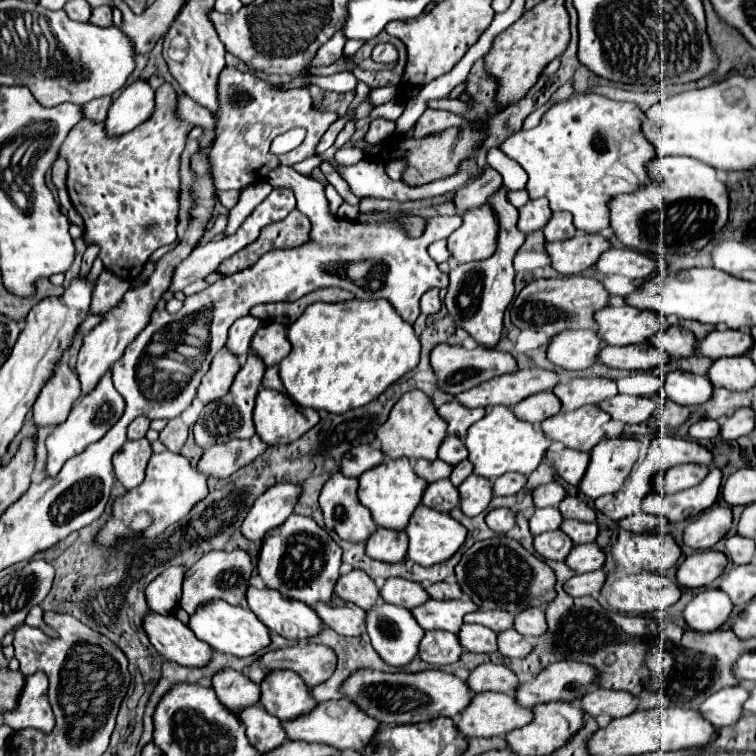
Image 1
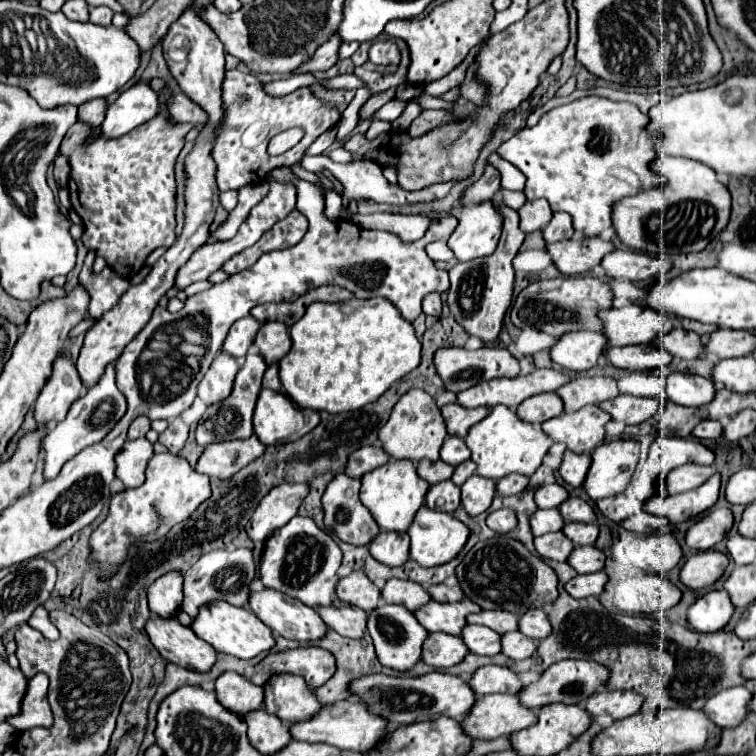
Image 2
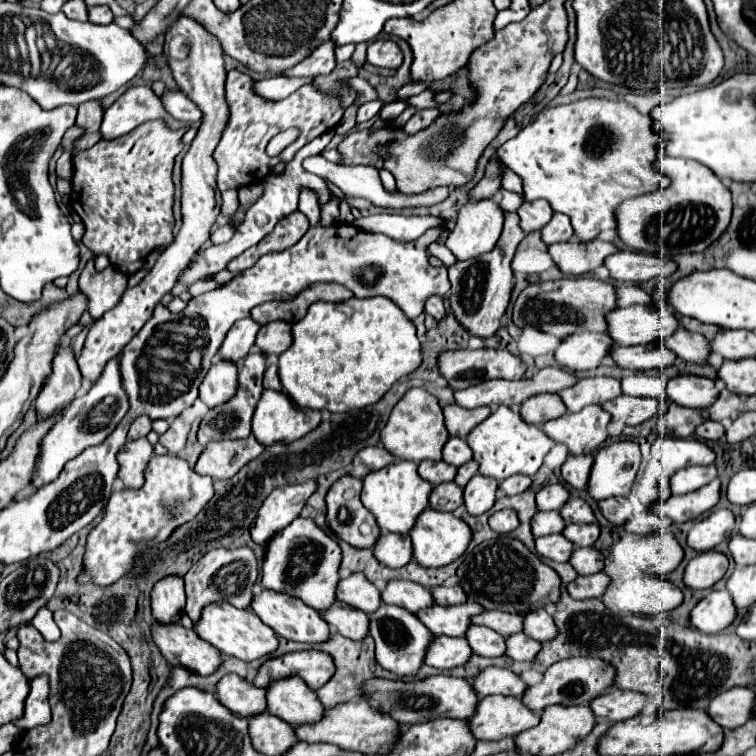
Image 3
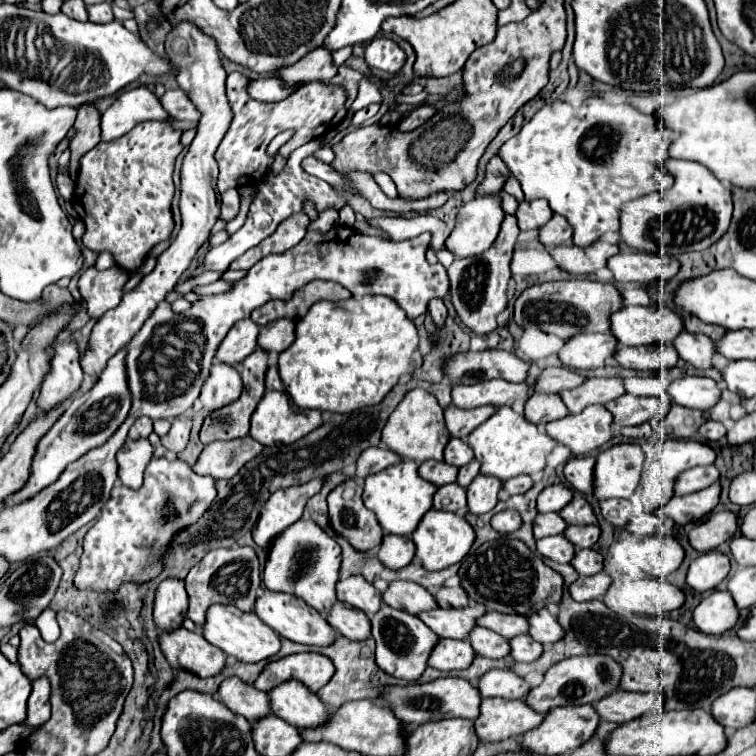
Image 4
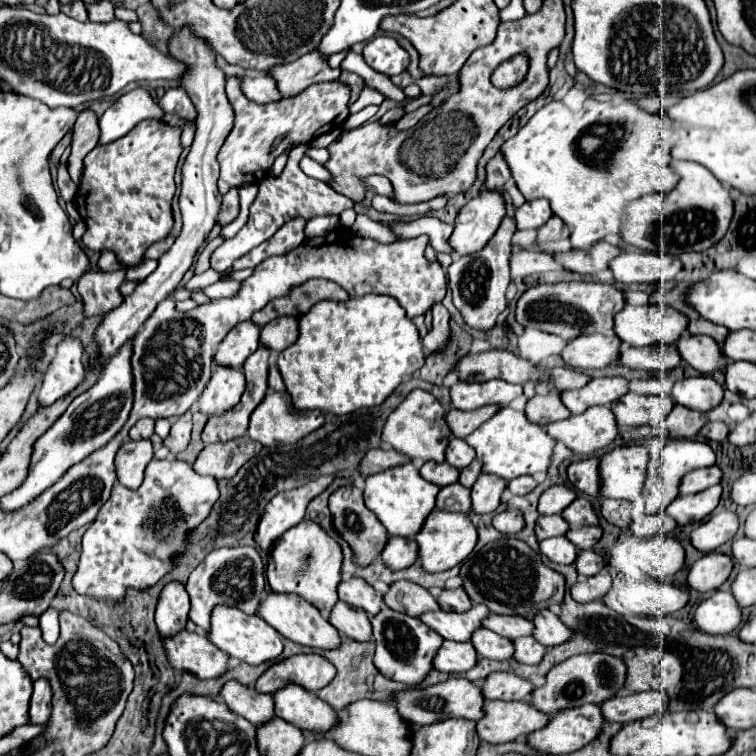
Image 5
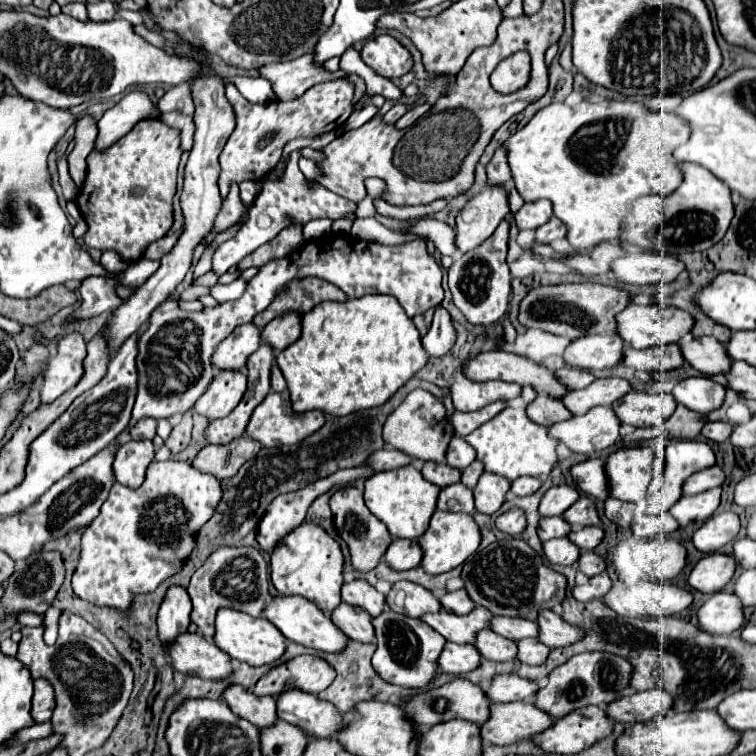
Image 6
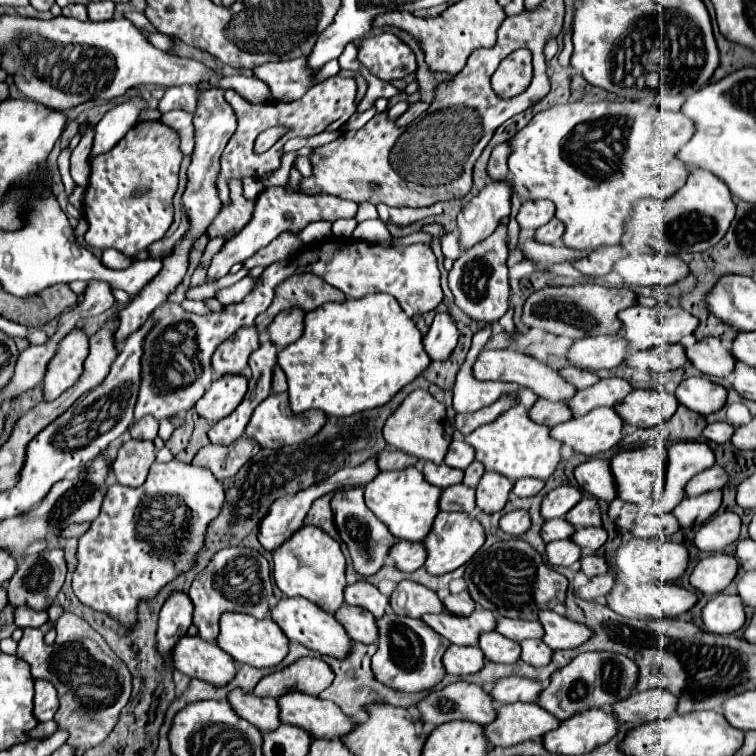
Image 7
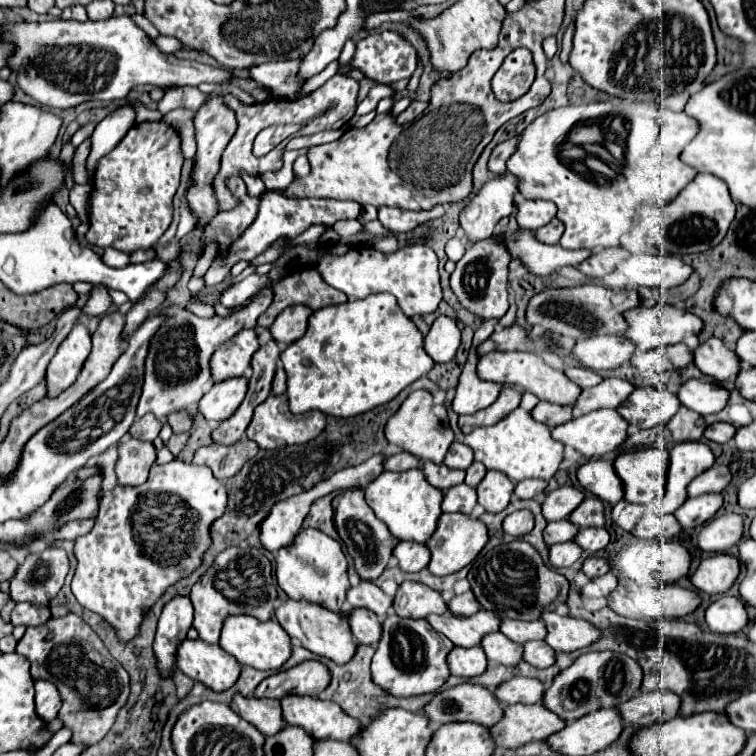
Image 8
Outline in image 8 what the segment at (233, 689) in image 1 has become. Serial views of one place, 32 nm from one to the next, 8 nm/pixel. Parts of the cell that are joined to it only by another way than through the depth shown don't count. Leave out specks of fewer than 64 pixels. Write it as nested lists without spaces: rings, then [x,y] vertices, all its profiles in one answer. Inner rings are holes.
[[[234,694],[232,698],[234,712],[242,716],[246,722],[254,724],[262,734],[276,734],[284,722],[282,722],[282,708],[278,700],[272,698],[254,698],[254,696],[242,696]]]

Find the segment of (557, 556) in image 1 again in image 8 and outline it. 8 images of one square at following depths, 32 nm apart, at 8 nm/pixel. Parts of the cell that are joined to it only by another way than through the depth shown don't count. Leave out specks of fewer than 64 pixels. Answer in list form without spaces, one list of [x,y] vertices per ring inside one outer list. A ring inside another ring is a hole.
[[[568,542],[568,544],[552,544],[552,546],[548,546],[548,554],[550,554],[550,564],[554,568],[574,566],[582,558],[582,550],[574,542]]]

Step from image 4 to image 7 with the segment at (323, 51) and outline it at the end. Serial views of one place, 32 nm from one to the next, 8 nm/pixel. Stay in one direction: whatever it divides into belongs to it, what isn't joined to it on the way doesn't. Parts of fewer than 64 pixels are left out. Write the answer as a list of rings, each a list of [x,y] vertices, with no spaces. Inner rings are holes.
[[[308,56],[288,62],[268,62],[254,68],[254,76],[270,86],[276,100],[298,100],[306,94],[318,76],[318,72],[304,72],[304,60],[308,60]]]

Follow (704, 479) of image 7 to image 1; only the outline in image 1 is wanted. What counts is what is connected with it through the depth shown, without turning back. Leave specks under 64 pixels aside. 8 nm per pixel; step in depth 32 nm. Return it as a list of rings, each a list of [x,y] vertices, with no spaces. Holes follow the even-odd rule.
[[[680,464],[676,468],[668,468],[668,472],[660,472],[656,476],[654,490],[662,494],[674,494],[684,488],[696,486],[708,474],[706,466],[700,464]]]

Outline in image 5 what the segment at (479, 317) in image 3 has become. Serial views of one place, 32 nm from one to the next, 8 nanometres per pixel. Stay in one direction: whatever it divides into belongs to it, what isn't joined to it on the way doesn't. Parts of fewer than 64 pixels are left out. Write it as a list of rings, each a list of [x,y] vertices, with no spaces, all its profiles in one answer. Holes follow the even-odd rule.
[[[506,216],[496,232],[496,236],[490,240],[490,244],[476,252],[474,256],[462,256],[454,258],[454,262],[448,268],[448,284],[452,290],[454,306],[462,314],[464,322],[474,330],[490,330],[496,326],[498,314],[508,306],[506,300],[506,288],[510,284],[510,254],[512,254],[512,238],[516,234],[516,220]]]

